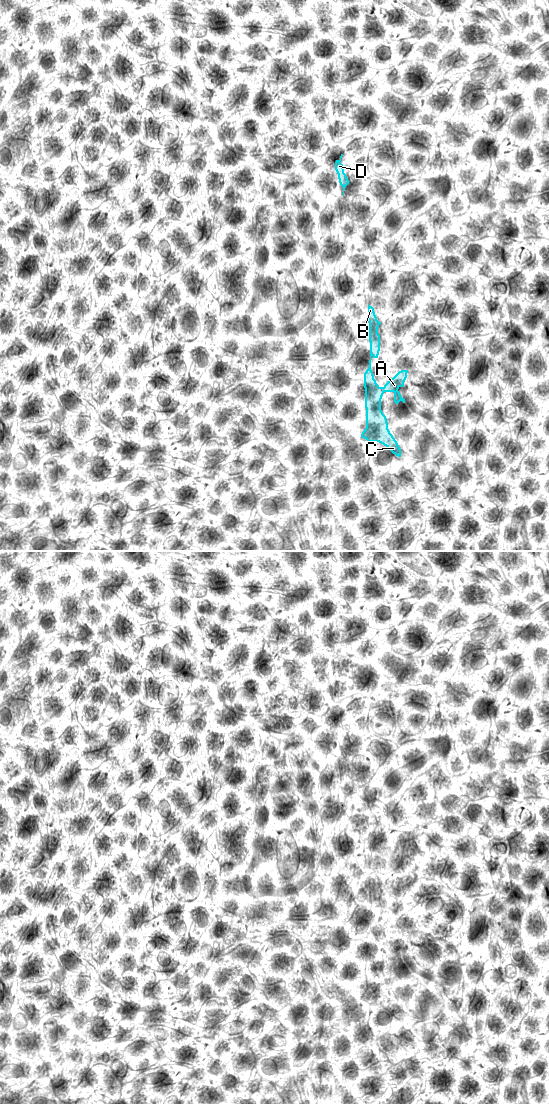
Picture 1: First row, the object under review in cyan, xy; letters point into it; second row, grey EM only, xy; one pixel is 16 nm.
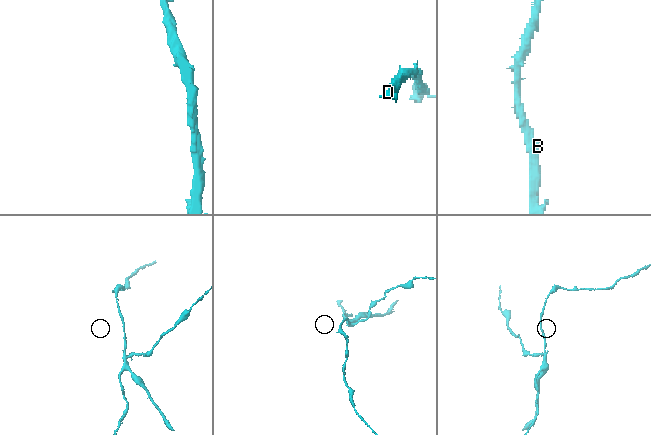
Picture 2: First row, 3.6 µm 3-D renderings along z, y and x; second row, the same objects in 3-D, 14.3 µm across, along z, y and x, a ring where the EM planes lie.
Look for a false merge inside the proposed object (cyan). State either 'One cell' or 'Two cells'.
Two cells.

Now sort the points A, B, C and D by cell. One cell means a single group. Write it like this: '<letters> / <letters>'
A / B C D

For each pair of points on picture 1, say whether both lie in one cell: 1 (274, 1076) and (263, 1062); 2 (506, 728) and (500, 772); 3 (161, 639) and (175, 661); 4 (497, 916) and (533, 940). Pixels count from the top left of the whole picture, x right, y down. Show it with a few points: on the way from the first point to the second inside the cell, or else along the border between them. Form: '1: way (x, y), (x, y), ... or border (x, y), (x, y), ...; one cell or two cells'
1: way (274, 1073), (266, 1065); one cell
2: border (507, 762), (502, 762), (493, 769), (495, 780); two cells
3: way (161, 644), (161, 647), (170, 656); one cell
4: border (523, 899), (513, 906), (516, 912), (514, 921); two cells

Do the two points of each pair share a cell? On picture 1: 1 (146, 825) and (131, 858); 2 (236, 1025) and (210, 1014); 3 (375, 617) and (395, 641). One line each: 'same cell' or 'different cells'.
1: different cells
2: different cells
3: different cells

